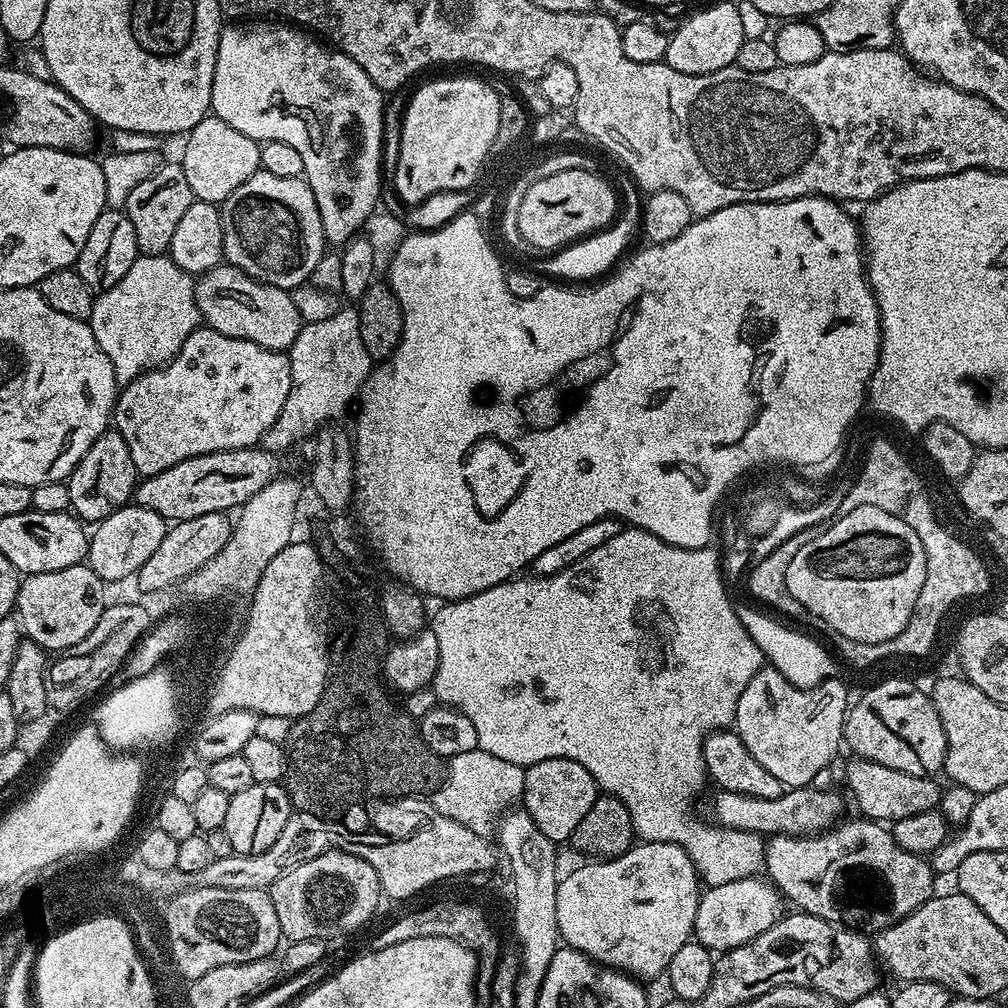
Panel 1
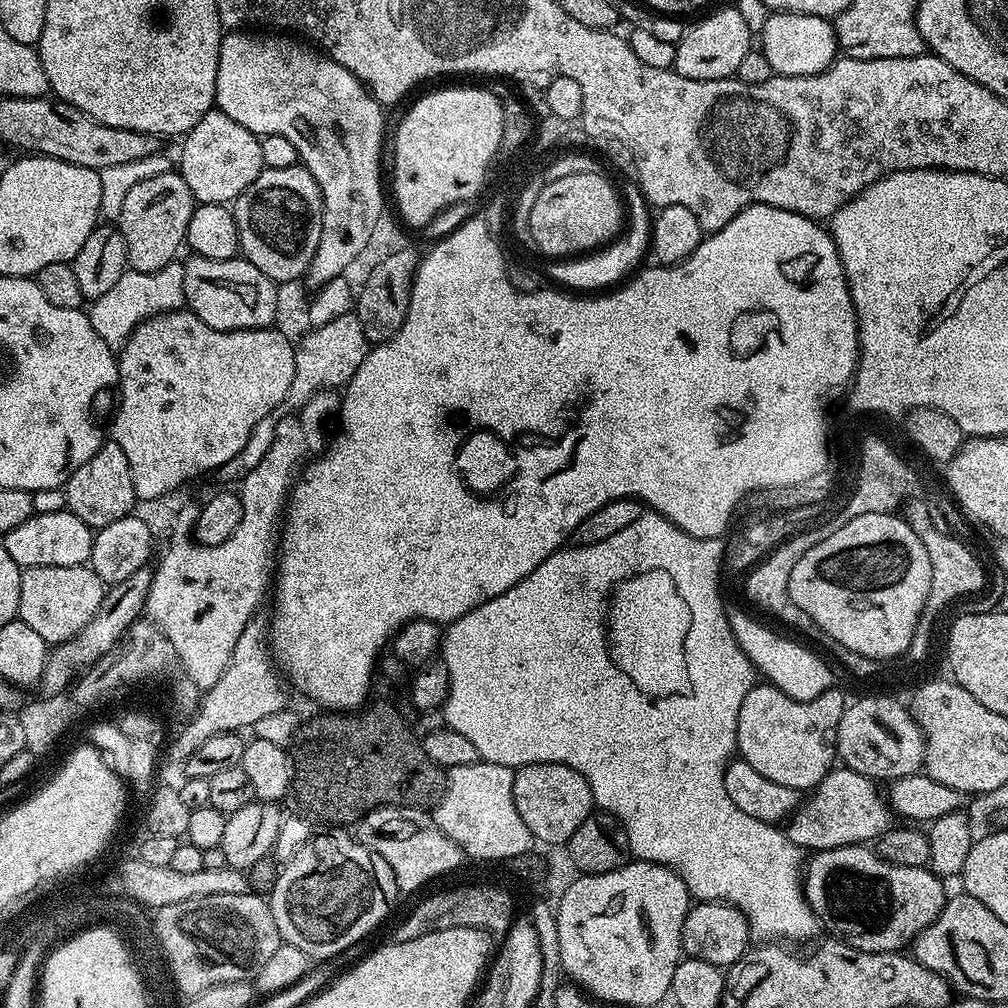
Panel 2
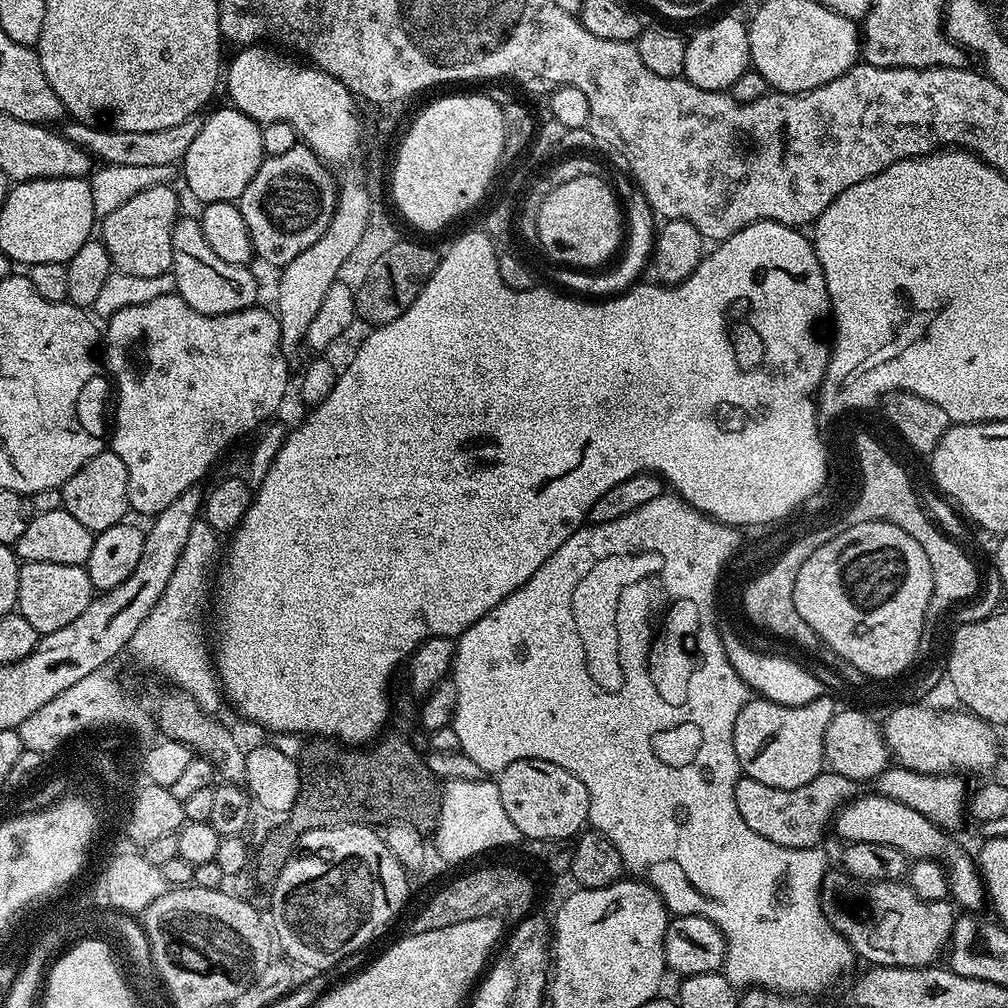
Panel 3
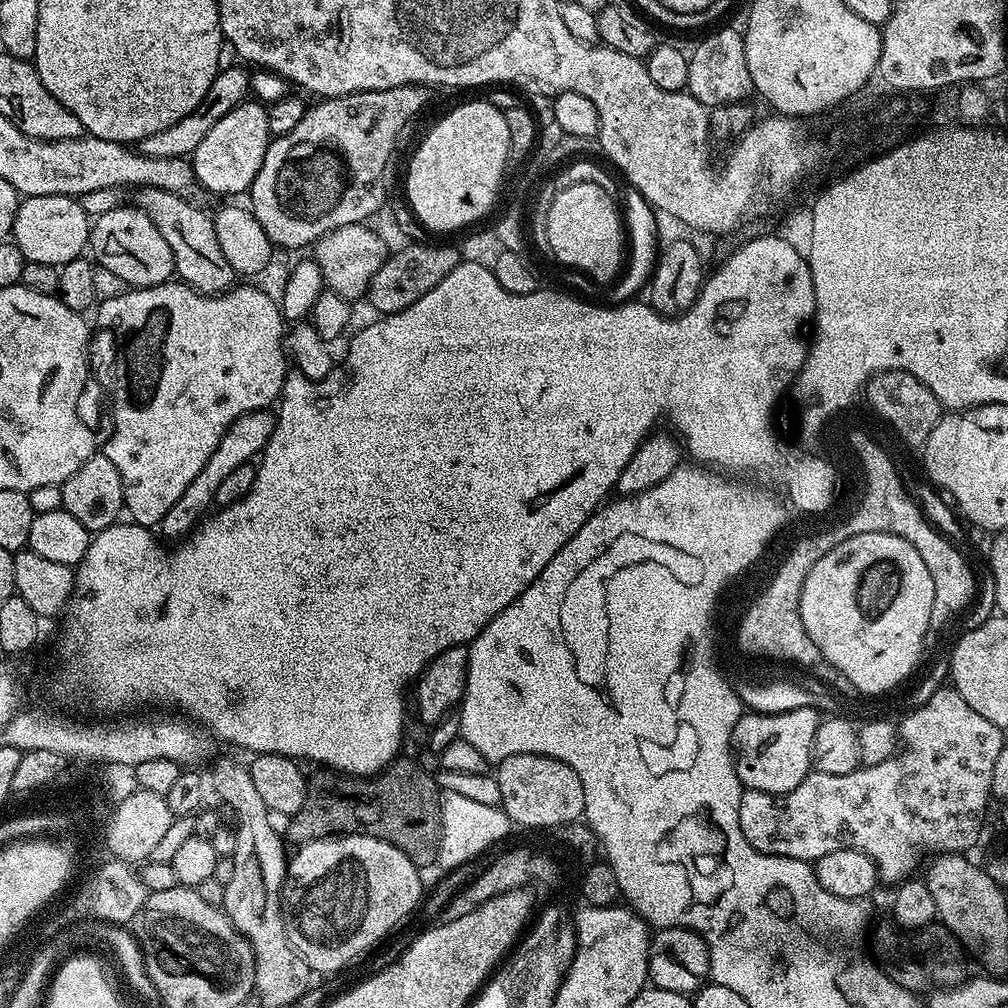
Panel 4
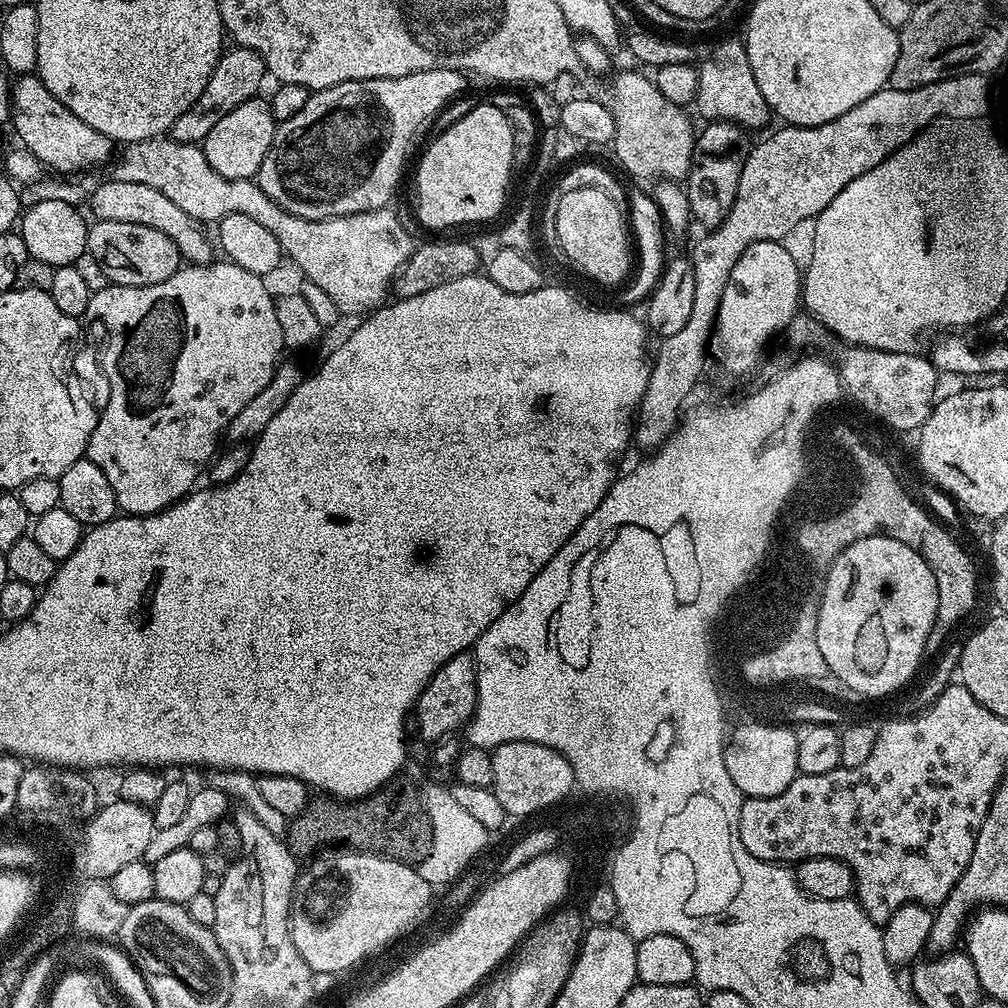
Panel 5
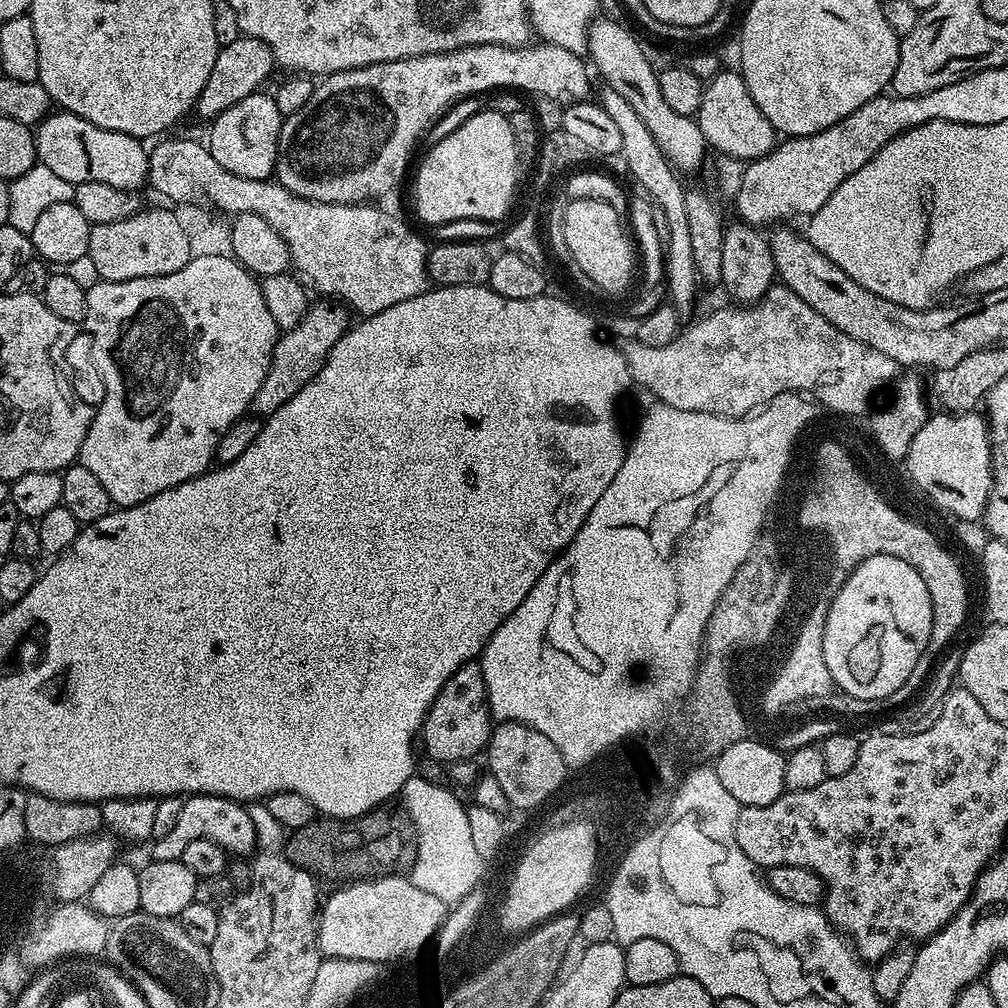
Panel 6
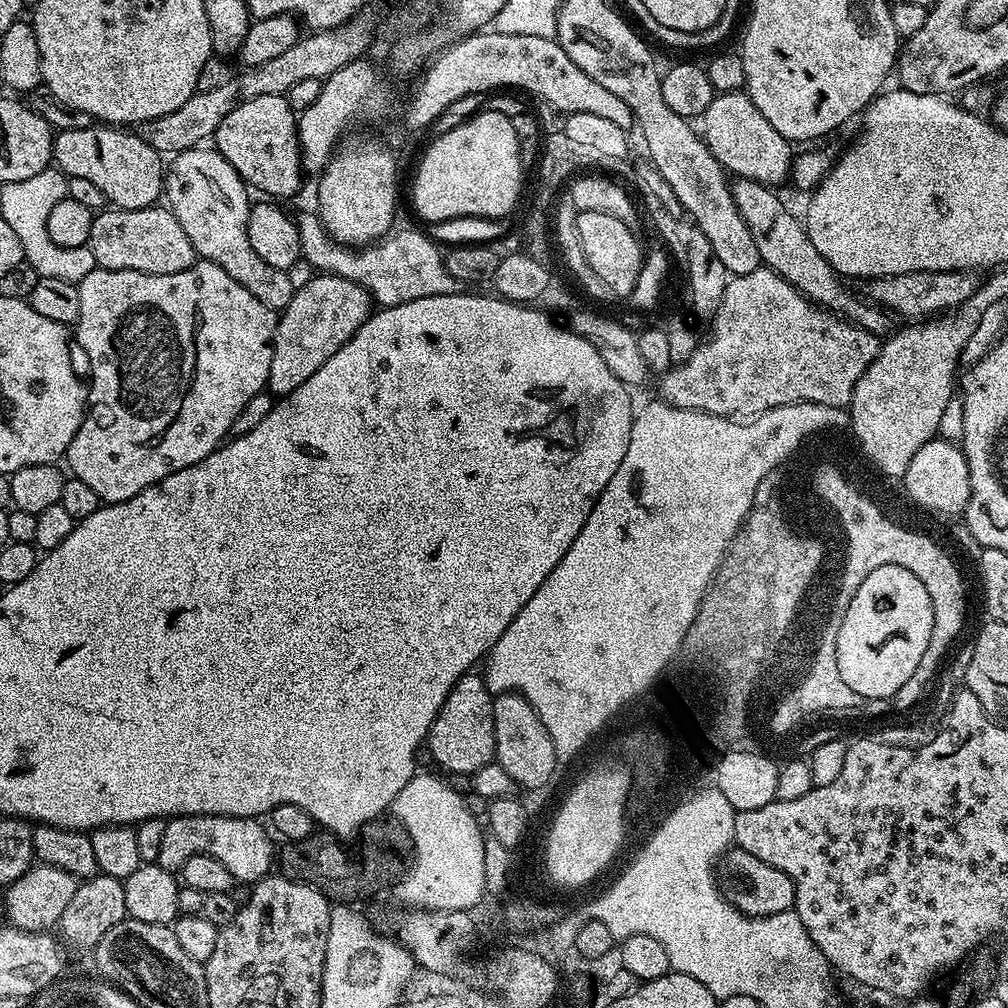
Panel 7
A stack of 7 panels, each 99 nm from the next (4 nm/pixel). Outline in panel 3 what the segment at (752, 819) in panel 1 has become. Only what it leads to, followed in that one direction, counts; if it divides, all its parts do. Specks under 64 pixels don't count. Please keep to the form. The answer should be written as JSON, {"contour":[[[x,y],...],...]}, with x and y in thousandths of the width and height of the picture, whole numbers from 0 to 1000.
{"contour":[[[872,788],[864,789],[850,789],[840,795],[833,805],[829,807],[827,811],[827,825],[829,821],[830,827],[837,832],[837,835],[841,837],[850,837],[851,835],[878,837],[895,843],[895,847],[899,847],[906,854],[930,854],[938,862],[940,889],[953,902],[956,900],[956,903],[972,903],[975,897],[977,900],[978,882],[969,854],[965,850],[963,853],[940,830],[943,828],[938,822],[932,821],[927,815],[923,815],[921,812],[911,808],[911,804],[903,804],[903,800],[899,800],[895,796],[884,794]]]}

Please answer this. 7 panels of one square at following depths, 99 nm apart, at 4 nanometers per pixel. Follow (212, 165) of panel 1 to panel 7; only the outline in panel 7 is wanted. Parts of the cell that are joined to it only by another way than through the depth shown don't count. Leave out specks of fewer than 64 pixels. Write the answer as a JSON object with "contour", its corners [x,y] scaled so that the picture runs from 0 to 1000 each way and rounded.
{"contour":[[[285,94],[248,97],[220,117],[212,146],[243,181],[266,193],[263,195],[290,194],[297,188],[300,176],[295,126],[296,115],[286,104]]]}

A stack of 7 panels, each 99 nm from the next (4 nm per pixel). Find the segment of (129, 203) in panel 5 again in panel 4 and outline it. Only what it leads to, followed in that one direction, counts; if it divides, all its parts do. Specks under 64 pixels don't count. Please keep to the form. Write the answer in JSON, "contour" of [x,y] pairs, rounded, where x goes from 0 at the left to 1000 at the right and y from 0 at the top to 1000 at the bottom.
{"contour":[[[140,186],[133,198],[134,205],[141,209],[157,224],[157,232],[169,240],[169,248],[175,257],[174,273],[187,285],[199,292],[217,292],[225,290],[235,281],[234,269],[224,260],[220,248],[216,244],[216,232],[212,232],[212,220],[207,211],[202,211],[194,202],[189,202],[184,193],[157,188],[156,187]]]}

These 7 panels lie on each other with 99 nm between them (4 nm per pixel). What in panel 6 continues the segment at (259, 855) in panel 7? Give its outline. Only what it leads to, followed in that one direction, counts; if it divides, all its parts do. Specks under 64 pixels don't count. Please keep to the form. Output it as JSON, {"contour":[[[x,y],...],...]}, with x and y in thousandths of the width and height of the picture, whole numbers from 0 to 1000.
{"contour":[[[188,790],[183,794],[181,804],[177,808],[177,815],[173,815],[172,821],[161,831],[150,834],[150,852],[177,853],[185,844],[188,835],[197,833],[212,835],[231,850],[255,844],[252,816],[245,801],[239,795],[219,790]]]}

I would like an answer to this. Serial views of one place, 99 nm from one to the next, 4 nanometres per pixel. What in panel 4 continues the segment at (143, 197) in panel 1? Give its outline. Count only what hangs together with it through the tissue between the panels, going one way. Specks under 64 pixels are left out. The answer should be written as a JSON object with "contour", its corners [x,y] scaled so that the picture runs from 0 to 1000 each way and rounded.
{"contour":[[[116,204],[90,219],[89,254],[98,265],[117,272],[117,276],[121,276],[121,280],[131,286],[166,282],[172,277],[175,268],[169,240],[157,232],[157,224],[149,220],[146,212],[134,204]]]}

